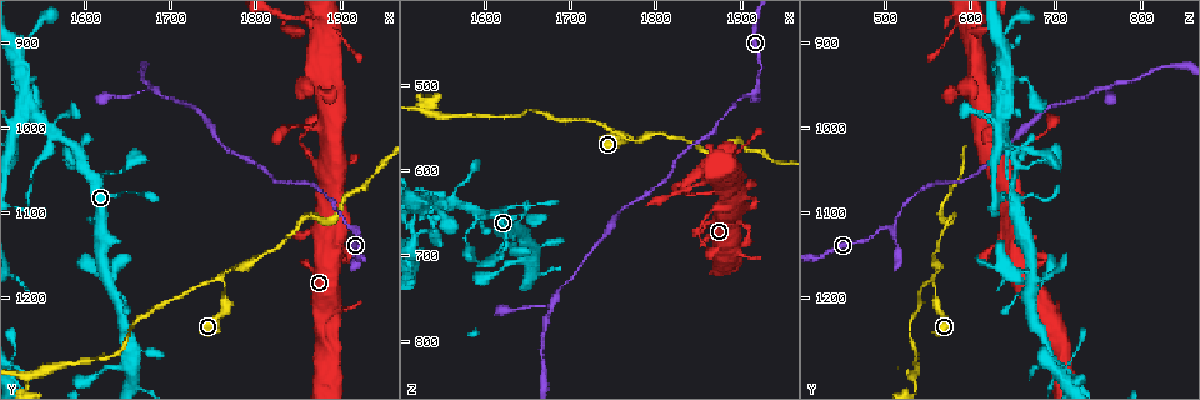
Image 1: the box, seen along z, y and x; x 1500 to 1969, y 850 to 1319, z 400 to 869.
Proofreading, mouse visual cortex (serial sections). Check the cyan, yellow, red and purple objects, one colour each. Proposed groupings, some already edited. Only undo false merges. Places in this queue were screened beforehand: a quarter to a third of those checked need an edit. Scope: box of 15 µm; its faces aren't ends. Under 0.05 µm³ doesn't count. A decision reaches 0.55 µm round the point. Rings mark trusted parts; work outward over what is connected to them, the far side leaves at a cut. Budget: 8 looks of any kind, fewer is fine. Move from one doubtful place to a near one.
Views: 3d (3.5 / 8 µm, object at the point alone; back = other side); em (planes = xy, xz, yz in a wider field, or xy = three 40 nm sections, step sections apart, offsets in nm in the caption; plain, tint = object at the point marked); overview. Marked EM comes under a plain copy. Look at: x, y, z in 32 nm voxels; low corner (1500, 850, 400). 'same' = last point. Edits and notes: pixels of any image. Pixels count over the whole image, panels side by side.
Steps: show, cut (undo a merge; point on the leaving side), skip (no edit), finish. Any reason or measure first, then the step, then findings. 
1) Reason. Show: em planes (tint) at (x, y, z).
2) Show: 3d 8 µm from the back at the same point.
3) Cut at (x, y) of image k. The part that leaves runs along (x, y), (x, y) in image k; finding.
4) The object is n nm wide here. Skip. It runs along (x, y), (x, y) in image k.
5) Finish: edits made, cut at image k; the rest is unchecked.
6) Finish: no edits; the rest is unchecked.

Three-way junction. Show: 3d 8 µm at (1915, 1120, 505).

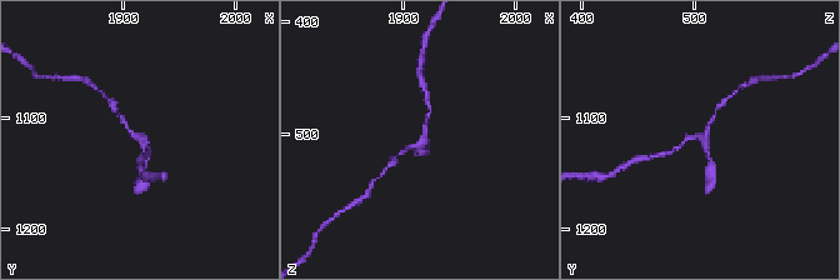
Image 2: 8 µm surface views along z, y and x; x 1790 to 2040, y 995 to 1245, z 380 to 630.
3 arms meet here; the arms are 150, 150, 150 nm wide. Show: em xy step 1 (tint) at (1918, 1118, 508).

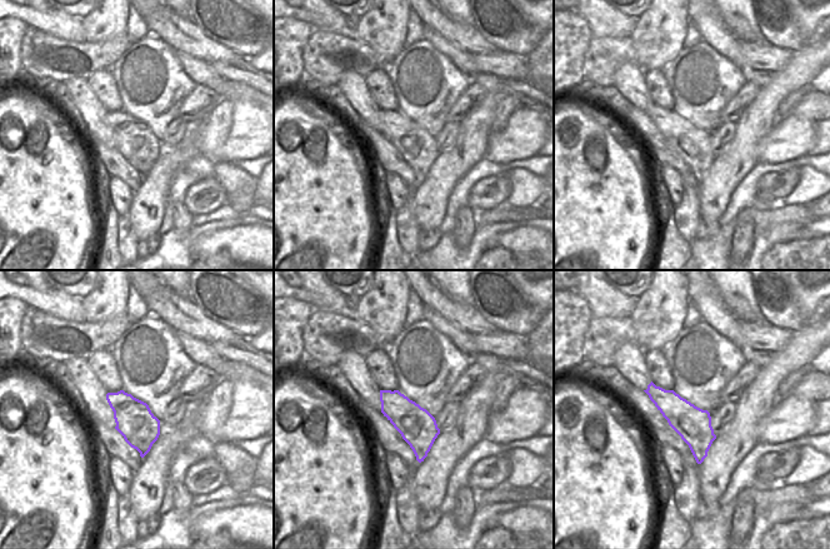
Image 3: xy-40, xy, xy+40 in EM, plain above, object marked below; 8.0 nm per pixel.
Skip. It runs along (671, 153), (691, 136), (706, 135), (714, 115) in image 2; continuous, no second cell.

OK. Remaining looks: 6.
Two arms in line, one across. Show: 3d 3.5 µm from the back at (1760, 1180, 555).

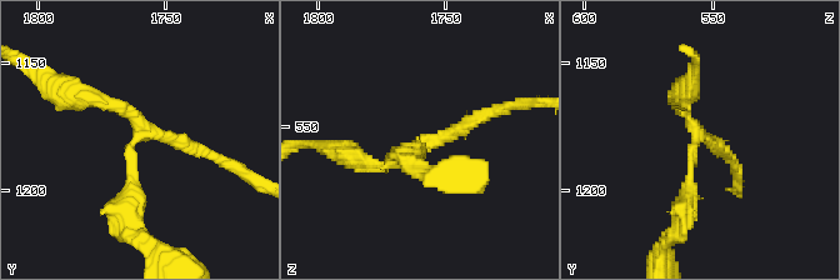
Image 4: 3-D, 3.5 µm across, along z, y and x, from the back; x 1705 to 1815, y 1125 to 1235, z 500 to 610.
3 arms meet here; the arms are 150, 200, 250 nm wide. Show: em xy step 3 (tint) at (1758, 1178, 555).

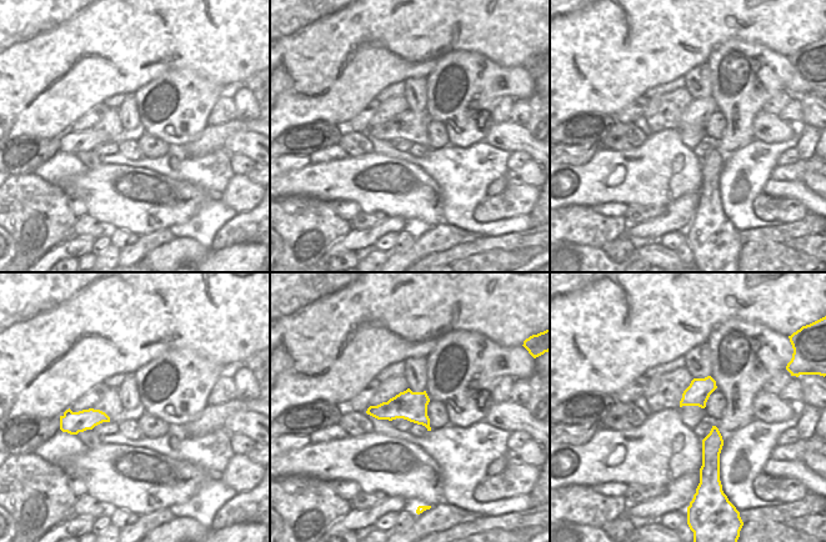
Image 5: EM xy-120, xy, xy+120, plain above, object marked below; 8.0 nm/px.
Show: em xy step 1 (tint) at the same point.

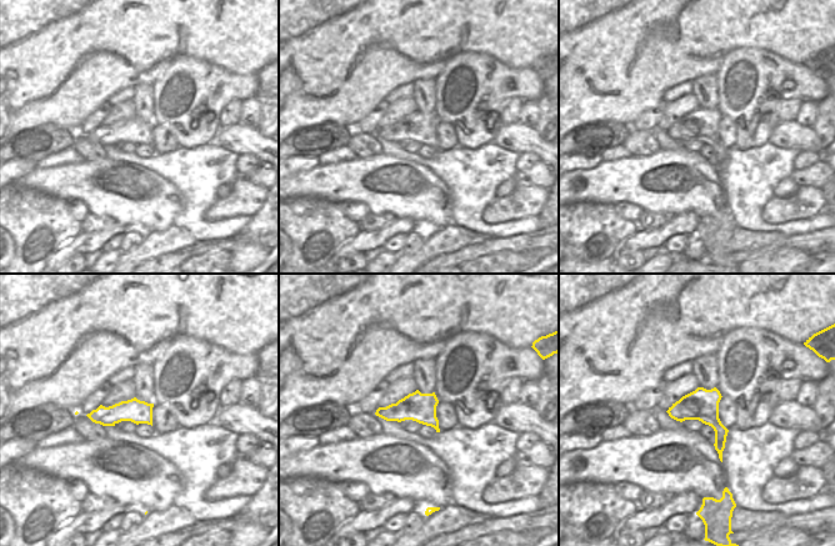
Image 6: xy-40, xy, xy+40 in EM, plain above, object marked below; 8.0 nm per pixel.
Skip. It runs along (128, 210), (131, 145), (143, 134), (215, 156) in image 4; one cell here.

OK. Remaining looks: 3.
Two arms in line, one across. Show: 3d 3.5 µm at (1600, 1045, 655).

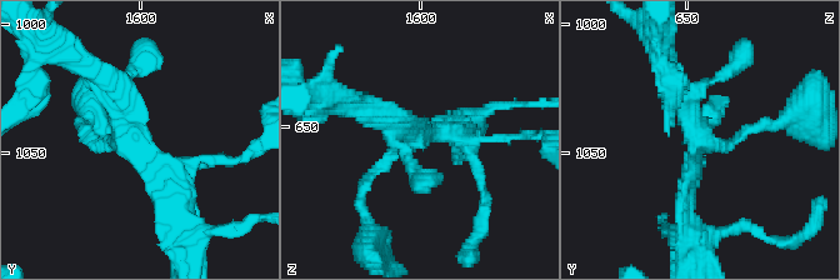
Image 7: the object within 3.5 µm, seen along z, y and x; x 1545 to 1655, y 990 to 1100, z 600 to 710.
Show: em xy step 1 (tint) at (1600, 1045, 654).

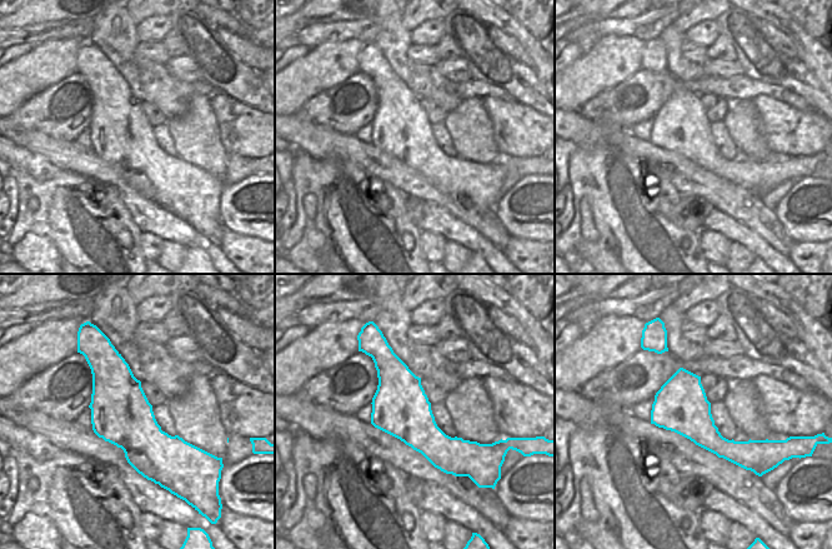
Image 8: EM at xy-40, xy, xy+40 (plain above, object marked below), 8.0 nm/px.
Another direction. Show: em xy step 5 (tint) at the same point.

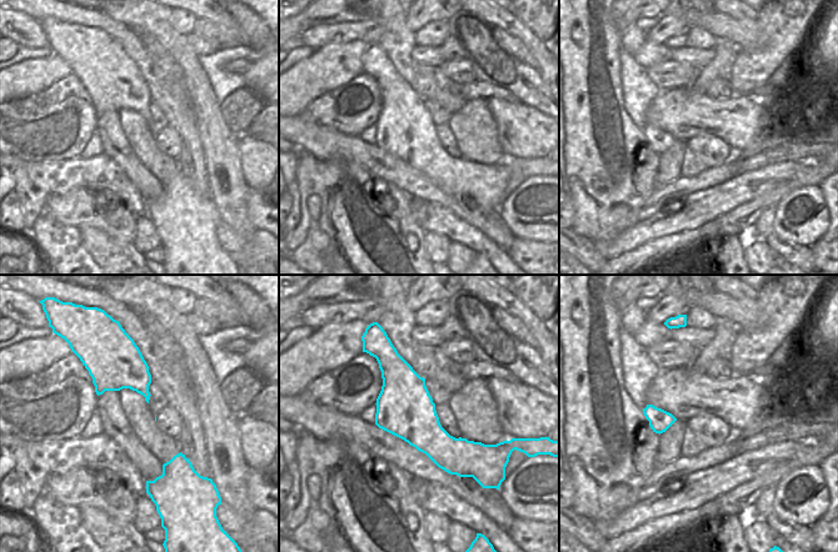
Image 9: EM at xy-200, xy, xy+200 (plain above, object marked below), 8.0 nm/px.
The arms are 150, 250, 350 nm wide. Skip. It runs along (181, 210), (178, 184), (100, 76) in image 7; one cell here.

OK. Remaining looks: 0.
Finish: no edits; the rest is unchecked.

